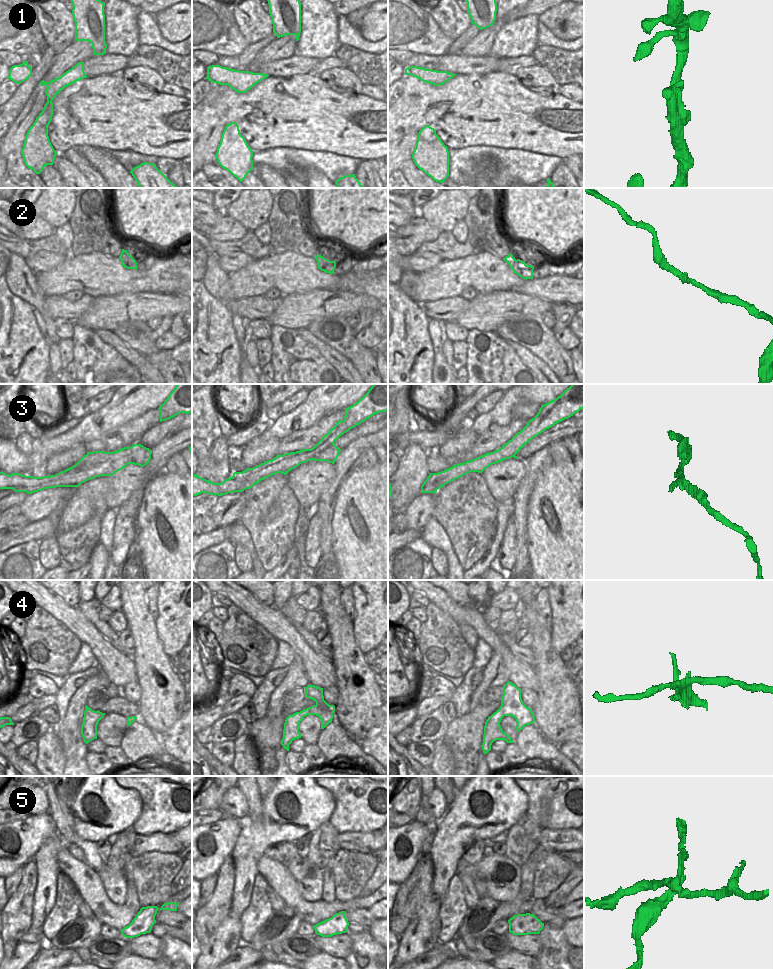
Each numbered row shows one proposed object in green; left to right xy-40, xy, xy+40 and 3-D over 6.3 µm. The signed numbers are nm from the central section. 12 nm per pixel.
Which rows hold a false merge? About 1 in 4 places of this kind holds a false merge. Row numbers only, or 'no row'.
3, 4, 5

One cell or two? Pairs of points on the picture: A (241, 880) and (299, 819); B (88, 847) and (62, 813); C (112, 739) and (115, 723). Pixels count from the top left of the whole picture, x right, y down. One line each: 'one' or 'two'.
A: one
B: one
C: one

